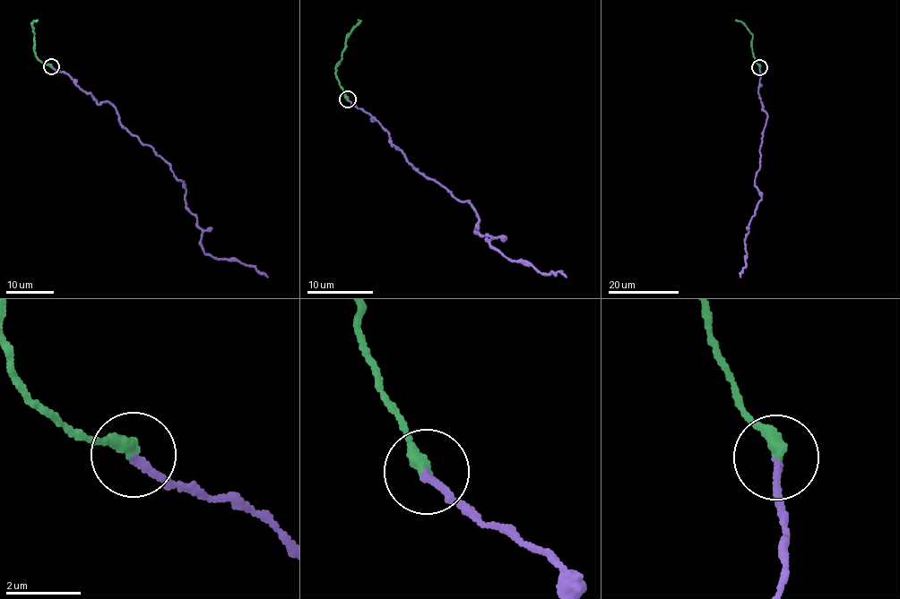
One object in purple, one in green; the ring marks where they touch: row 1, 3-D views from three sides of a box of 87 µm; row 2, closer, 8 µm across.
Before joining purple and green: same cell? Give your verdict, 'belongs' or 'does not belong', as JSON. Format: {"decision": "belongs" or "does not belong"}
{"decision": "does not belong"}

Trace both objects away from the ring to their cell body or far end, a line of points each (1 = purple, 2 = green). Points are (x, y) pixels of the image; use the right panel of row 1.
1: (759, 67), (757, 91), (767, 116), (754, 183), (761, 201), (750, 218), (745, 242), (746, 264), (740, 277)
2: (759, 67), (752, 52), (752, 35), (744, 23), (736, 20)

